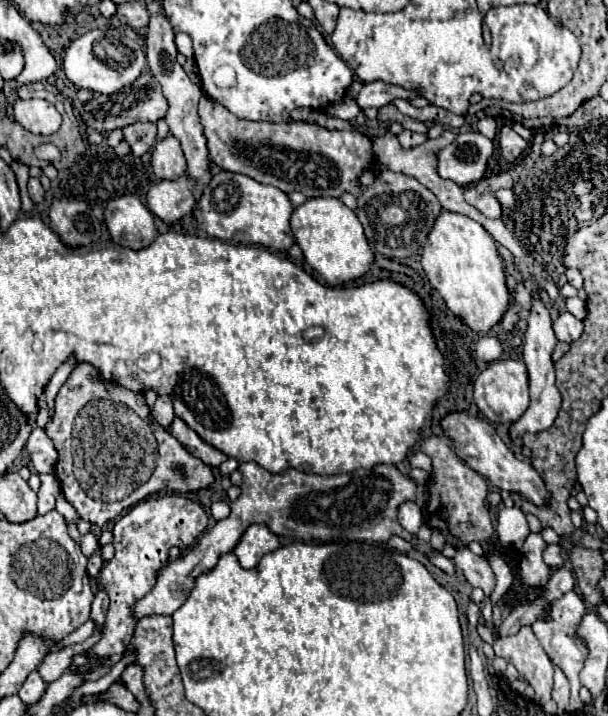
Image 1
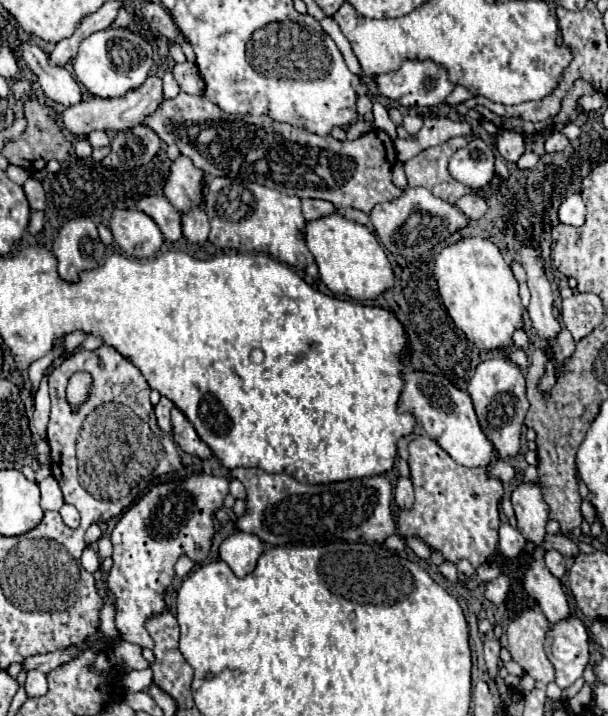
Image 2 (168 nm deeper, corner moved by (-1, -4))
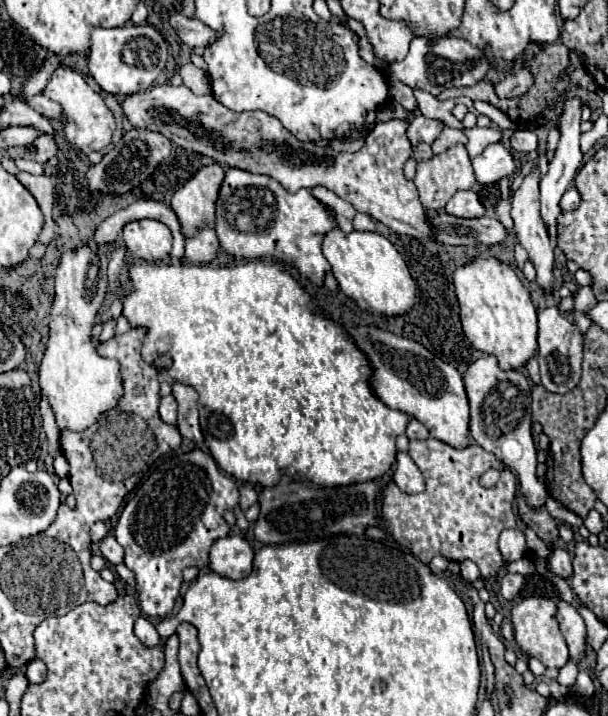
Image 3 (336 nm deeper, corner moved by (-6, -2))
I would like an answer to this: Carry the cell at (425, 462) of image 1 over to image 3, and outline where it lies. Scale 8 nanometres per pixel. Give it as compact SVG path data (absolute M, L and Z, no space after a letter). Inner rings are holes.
M411 420L407 426L407 438L409 440L427 440L429 438L429 430L419 422L419 420Z

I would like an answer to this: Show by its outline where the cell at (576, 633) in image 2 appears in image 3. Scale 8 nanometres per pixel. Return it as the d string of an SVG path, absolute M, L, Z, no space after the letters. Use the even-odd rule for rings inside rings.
M567 662L561 670L559 670L559 674L557 674L557 682L561 684L561 686L567 686L567 688L571 688L573 684L575 684L575 678L577 678L577 672L579 672L579 664L577 662Z

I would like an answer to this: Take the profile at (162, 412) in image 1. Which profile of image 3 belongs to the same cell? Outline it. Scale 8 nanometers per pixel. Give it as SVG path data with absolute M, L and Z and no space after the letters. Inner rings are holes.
M171 394L165 396L165 398L161 398L159 414L161 414L161 420L163 420L163 422L175 424L175 420L177 420L177 402L175 402L175 398L173 398Z

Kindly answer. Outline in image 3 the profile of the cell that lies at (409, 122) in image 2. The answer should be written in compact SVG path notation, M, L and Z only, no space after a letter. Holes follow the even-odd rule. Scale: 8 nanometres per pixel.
M415 90L415 96L417 96L417 102L419 102L419 112L427 118L433 118L433 120L441 120L443 124L451 126L451 128L461 128L463 124L451 114L453 106L457 102L463 100L463 104L473 110L473 102L469 98L459 98L459 100L439 100L427 92L421 92L421 90Z

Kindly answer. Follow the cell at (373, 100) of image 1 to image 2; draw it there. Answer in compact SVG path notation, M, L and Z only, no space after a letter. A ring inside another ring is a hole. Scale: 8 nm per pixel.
M404 60L398 70L380 74L376 78L376 86L378 86L378 92L384 98L394 100L396 104L400 104L404 108L412 108L412 106L414 108L434 108L434 106L440 106L450 96L450 92L454 90L454 84L450 82L448 70L434 64L432 60Z

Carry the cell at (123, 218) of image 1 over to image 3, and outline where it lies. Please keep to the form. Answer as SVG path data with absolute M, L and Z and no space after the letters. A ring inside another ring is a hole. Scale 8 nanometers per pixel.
M135 220L123 226L123 242L131 256L157 262L171 252L171 230L157 220Z

